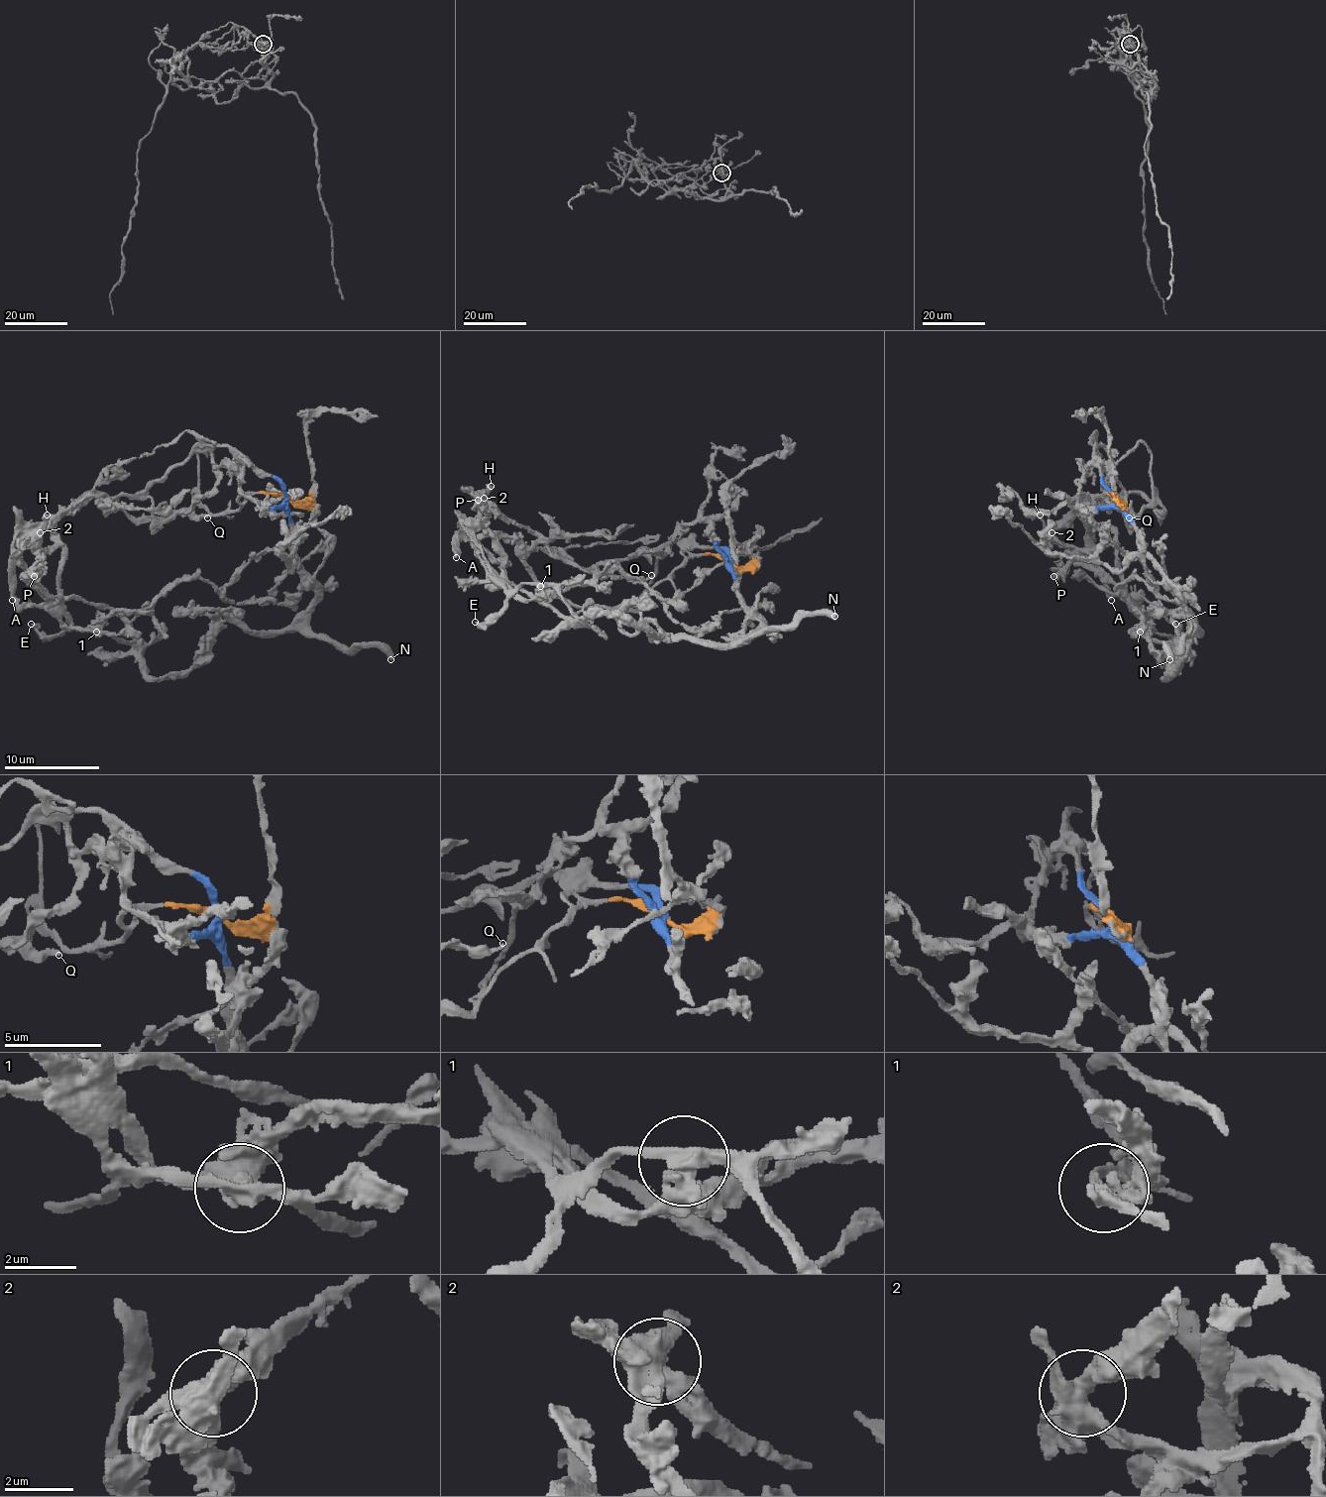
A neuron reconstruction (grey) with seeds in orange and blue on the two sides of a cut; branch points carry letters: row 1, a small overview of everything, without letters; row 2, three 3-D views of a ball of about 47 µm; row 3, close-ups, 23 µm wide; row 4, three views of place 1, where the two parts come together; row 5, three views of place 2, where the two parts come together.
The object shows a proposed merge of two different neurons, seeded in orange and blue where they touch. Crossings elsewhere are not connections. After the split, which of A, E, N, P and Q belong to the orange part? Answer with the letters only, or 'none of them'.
A, P

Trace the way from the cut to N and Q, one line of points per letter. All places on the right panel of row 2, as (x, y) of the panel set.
N: (1115, 498), (1147, 557), (1184, 610), (1192, 630), (1175, 648), (1168, 646), (1170, 660)
Q: (1115, 498), (1103, 483), (1096, 447), (1103, 447), (1113, 459), (1113, 478), (1125, 490), (1127, 521), (1130, 517)

